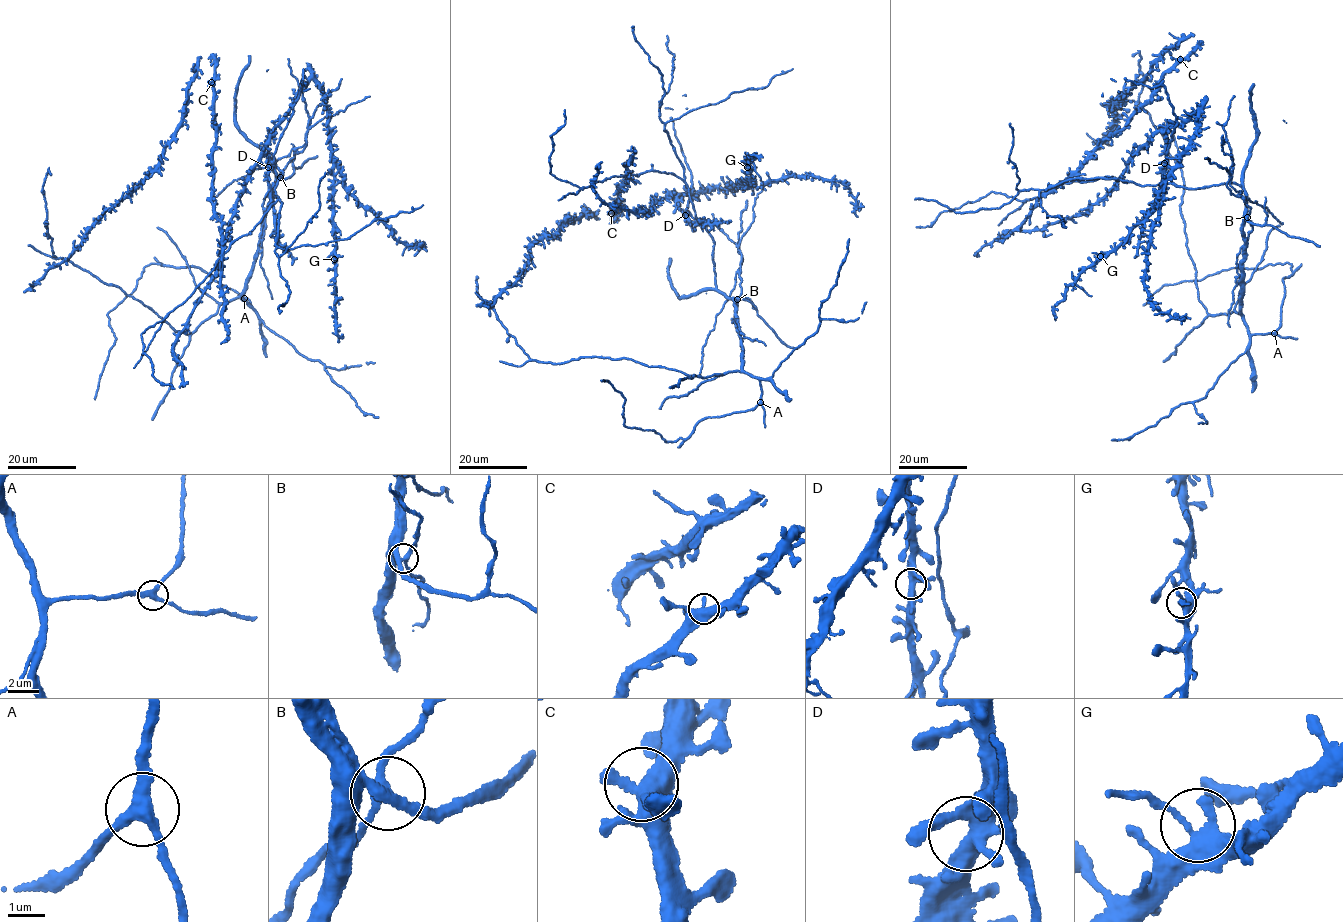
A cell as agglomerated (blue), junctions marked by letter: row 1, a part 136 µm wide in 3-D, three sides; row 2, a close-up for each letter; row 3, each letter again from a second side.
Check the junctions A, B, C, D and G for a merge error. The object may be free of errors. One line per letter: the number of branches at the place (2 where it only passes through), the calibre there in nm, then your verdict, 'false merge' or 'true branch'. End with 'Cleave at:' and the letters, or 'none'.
A: 3 | 300 nm | true branch
B: 4 | 300 nm | false merge
C: 4 | 460 nm | true branch
D: 5 | 380 nm | true branch
G: 3 | 360 nm | true branch
Cleave at: B

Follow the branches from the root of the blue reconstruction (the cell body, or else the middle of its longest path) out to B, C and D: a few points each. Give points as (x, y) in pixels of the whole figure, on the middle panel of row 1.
B: (704, 226), (714, 243), (717, 289), (727, 298), (737, 299)
C: (704, 226), (695, 216), (687, 184), (652, 170), (628, 174), (617, 194), (620, 205), (612, 205), (611, 213)
D: (704, 226), (685, 215)

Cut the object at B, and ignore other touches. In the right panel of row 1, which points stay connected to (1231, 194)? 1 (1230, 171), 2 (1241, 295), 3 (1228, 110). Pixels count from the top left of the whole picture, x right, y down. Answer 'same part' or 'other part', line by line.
1: same part
2: other part
3: same part

